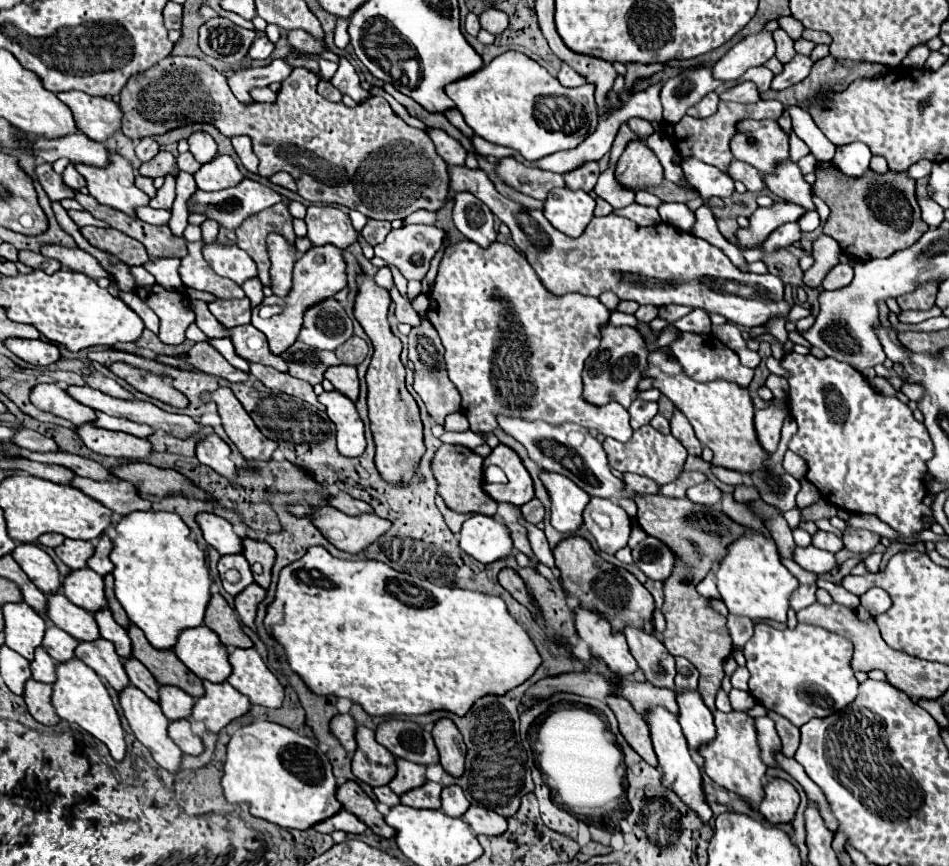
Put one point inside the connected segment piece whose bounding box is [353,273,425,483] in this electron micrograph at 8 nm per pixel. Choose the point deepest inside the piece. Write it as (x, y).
(394, 415)

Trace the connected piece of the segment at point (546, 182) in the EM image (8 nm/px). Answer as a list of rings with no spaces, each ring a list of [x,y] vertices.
[[[501,159],[497,165],[497,175],[517,191],[535,197],[539,201],[547,199],[547,193],[553,187],[565,187],[565,179],[559,173],[541,171],[541,169],[529,169],[521,165],[515,159]]]

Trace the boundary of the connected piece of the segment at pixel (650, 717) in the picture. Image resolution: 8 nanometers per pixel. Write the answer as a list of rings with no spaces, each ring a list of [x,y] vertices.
[[[653,707],[653,709],[645,711],[643,719],[645,719],[645,723],[649,725],[649,731],[651,731],[653,749],[659,757],[659,767],[661,767],[663,777],[665,777],[663,783],[667,787],[671,787],[683,799],[683,803],[687,803],[695,813],[699,813],[699,817],[703,821],[709,821],[713,817],[713,811],[705,803],[705,793],[703,793],[703,785],[701,785],[701,769],[689,753],[689,747],[687,747],[687,741],[685,741],[685,735],[683,735],[681,727],[679,727],[677,717],[671,711],[667,711],[665,707]]]

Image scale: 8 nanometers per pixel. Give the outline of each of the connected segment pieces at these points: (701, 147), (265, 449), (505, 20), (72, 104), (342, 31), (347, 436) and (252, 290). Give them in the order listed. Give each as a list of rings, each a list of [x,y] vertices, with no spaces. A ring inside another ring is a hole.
[[[721,101],[719,111],[715,115],[711,115],[707,119],[695,119],[695,117],[685,115],[681,119],[681,123],[667,125],[665,133],[681,157],[697,157],[703,163],[709,163],[721,171],[727,171],[727,167],[733,159],[733,155],[729,151],[729,139],[735,135],[735,123],[745,117],[749,117],[749,119],[775,119],[777,121],[783,111],[785,111],[785,105],[779,101],[759,101],[755,105],[739,105],[739,103]]]
[[[219,387],[213,393],[213,401],[217,403],[217,413],[221,417],[221,425],[239,453],[249,461],[269,461],[277,443],[267,439],[247,415],[243,405],[235,399],[229,387]]]
[[[485,9],[481,15],[479,15],[479,21],[481,21],[481,29],[493,33],[493,35],[501,35],[507,25],[509,25],[509,17],[507,13],[499,11],[499,9]]]
[[[63,91],[57,97],[71,109],[77,129],[91,141],[105,143],[121,129],[121,111],[115,101],[107,97],[91,97],[83,91]]]
[[[337,19],[337,29],[335,29],[335,47],[337,47],[337,49],[345,49],[345,47],[349,45],[347,27],[349,27],[349,21]]]
[[[339,391],[321,393],[319,403],[325,405],[327,417],[331,423],[335,423],[337,429],[337,451],[345,457],[359,457],[365,451],[365,435],[363,435],[363,423],[357,415],[355,403],[347,399],[345,395],[339,395]]]
[[[255,277],[255,279],[249,279],[249,283],[243,283],[243,291],[245,291],[245,295],[249,297],[249,301],[251,301],[251,307],[257,307],[257,305],[261,305],[261,301],[263,301],[263,285],[259,283],[259,279]]]

